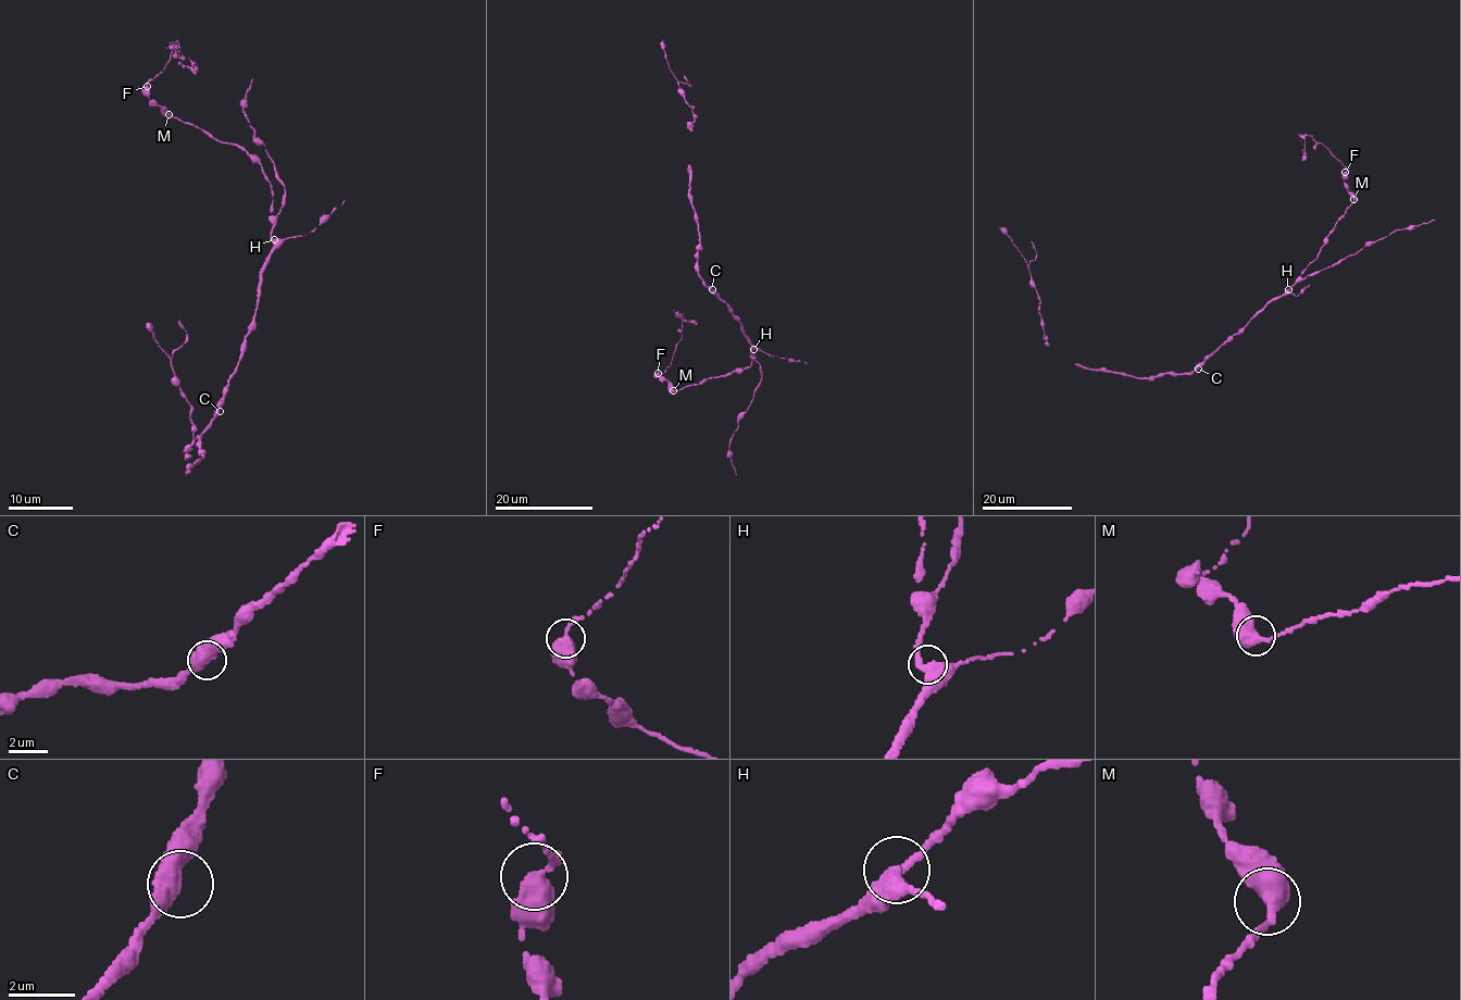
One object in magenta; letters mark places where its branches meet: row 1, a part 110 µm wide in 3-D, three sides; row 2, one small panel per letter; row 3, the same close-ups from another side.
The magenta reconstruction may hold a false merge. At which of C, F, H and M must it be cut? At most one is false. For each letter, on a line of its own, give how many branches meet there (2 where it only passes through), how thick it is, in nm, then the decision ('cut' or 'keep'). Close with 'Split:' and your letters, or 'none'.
C: 2 branches meet; 480 nm thick; keep
F: 2 branches meet; 440 nm thick; cut
H: 2 branches meet; 440 nm thick; keep
M: 2 branches meet; 440 nm thick; keep
Split: F

